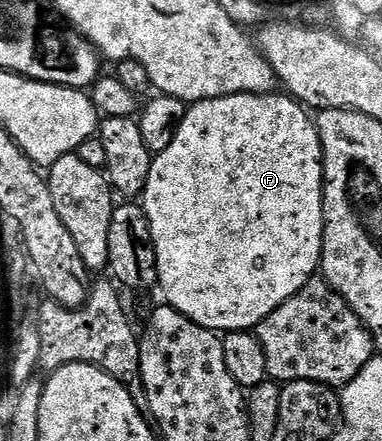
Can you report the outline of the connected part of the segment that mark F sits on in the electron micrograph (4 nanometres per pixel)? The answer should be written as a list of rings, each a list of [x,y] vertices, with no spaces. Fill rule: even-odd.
[[[289,94],[269,95],[229,95],[205,99],[187,106],[184,121],[172,137],[172,145],[164,153],[153,156],[148,185],[140,196],[140,206],[146,212],[152,233],[152,245],[158,266],[157,286],[162,287],[162,295],[167,304],[190,318],[198,326],[215,333],[250,331],[257,328],[268,313],[272,313],[284,301],[288,301],[309,279],[315,278],[322,262],[322,234],[324,233],[324,205],[322,204],[322,142],[311,112]]]

